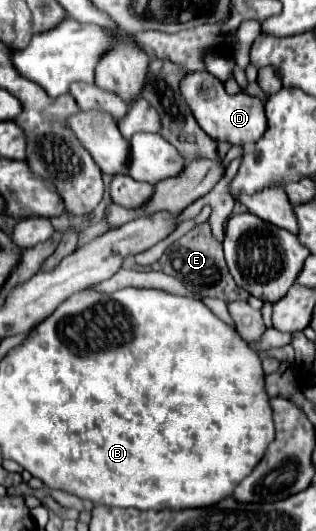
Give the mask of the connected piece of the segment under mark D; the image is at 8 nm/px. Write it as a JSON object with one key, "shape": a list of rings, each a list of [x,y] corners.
{"shape":[[[190,72],[182,80],[182,96],[186,98],[200,128],[218,142],[228,142],[232,146],[256,144],[268,130],[264,104],[256,96],[250,96],[246,92],[238,92],[230,96],[224,90],[224,84],[208,72]]]}

